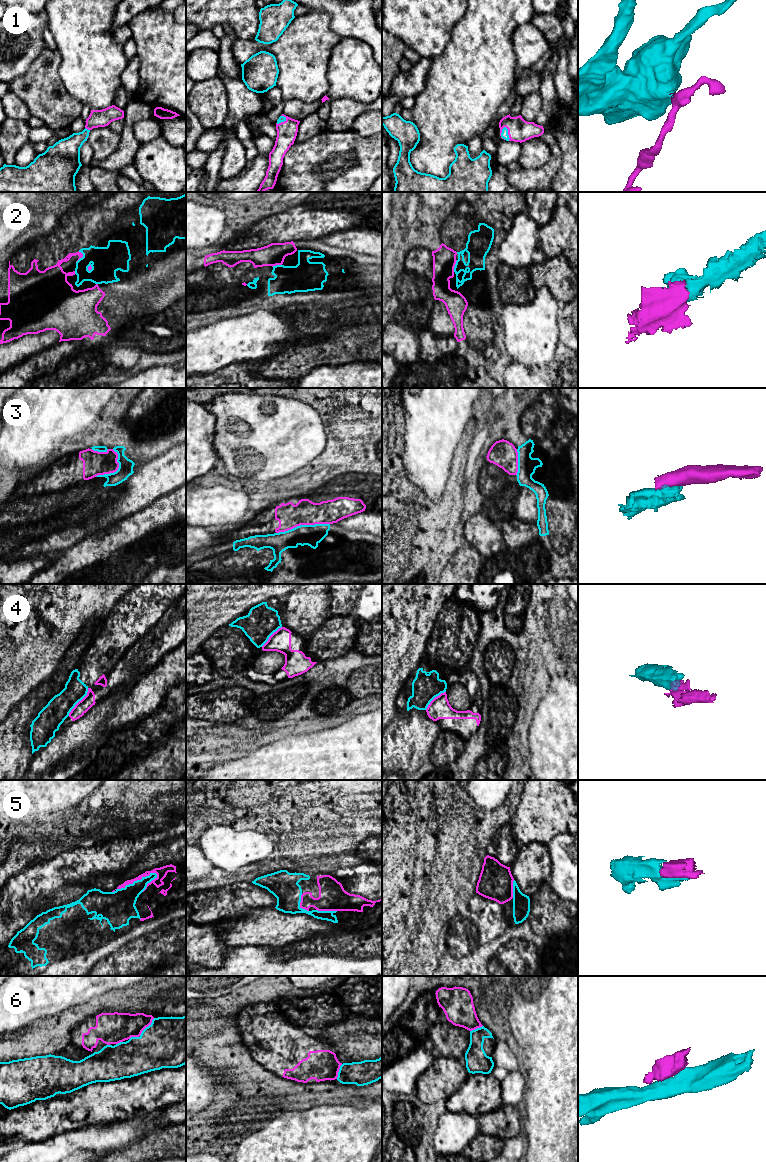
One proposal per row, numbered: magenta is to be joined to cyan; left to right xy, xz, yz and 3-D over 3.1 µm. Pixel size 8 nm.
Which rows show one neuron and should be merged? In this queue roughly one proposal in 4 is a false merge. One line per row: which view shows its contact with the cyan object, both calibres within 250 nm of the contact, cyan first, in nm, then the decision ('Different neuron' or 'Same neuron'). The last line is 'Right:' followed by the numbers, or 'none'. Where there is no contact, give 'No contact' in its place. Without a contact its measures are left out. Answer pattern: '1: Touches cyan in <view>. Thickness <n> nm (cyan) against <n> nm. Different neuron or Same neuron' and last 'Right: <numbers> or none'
1: Touches cyan in yz. Thickness 60 nm (cyan) against 190 nm. Same neuron
2: Touches cyan in xy. Thickness 220 nm (cyan) against 140 nm. Same neuron
3: Touches cyan in xz. Thickness 170 nm (cyan) against 200 nm. Different neuron
4: Touches cyan in xy. Thickness 190 nm (cyan) against 100 nm. Different neuron
5: Touches cyan in xy. Thickness 260 nm (cyan) against 90 nm. Same neuron
6: Touches cyan in xy. Thickness 420 nm (cyan) against 260 nm. Different neuron
Right: 1, 2, 5

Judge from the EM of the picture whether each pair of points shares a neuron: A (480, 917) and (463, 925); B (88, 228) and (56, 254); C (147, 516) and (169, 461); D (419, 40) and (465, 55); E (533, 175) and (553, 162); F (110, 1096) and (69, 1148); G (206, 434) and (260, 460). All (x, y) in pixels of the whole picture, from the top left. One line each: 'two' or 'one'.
A: two
B: one
C: two
D: two
E: one
F: two
G: two

